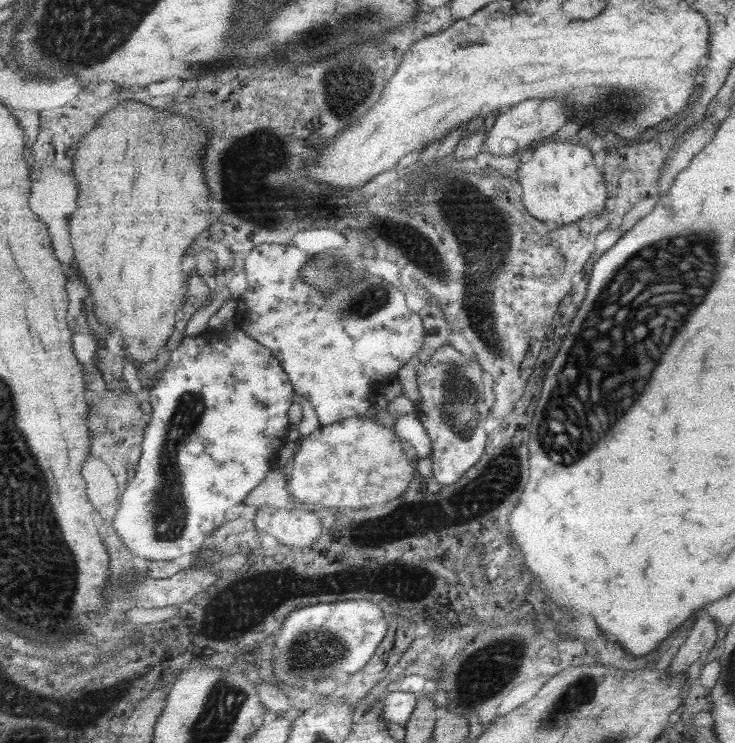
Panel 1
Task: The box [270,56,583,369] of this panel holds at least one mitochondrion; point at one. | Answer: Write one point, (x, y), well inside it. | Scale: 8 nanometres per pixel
(475, 267)

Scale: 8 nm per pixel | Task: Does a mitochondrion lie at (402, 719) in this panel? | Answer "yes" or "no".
no

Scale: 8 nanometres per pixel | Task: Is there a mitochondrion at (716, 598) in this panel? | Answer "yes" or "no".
no

